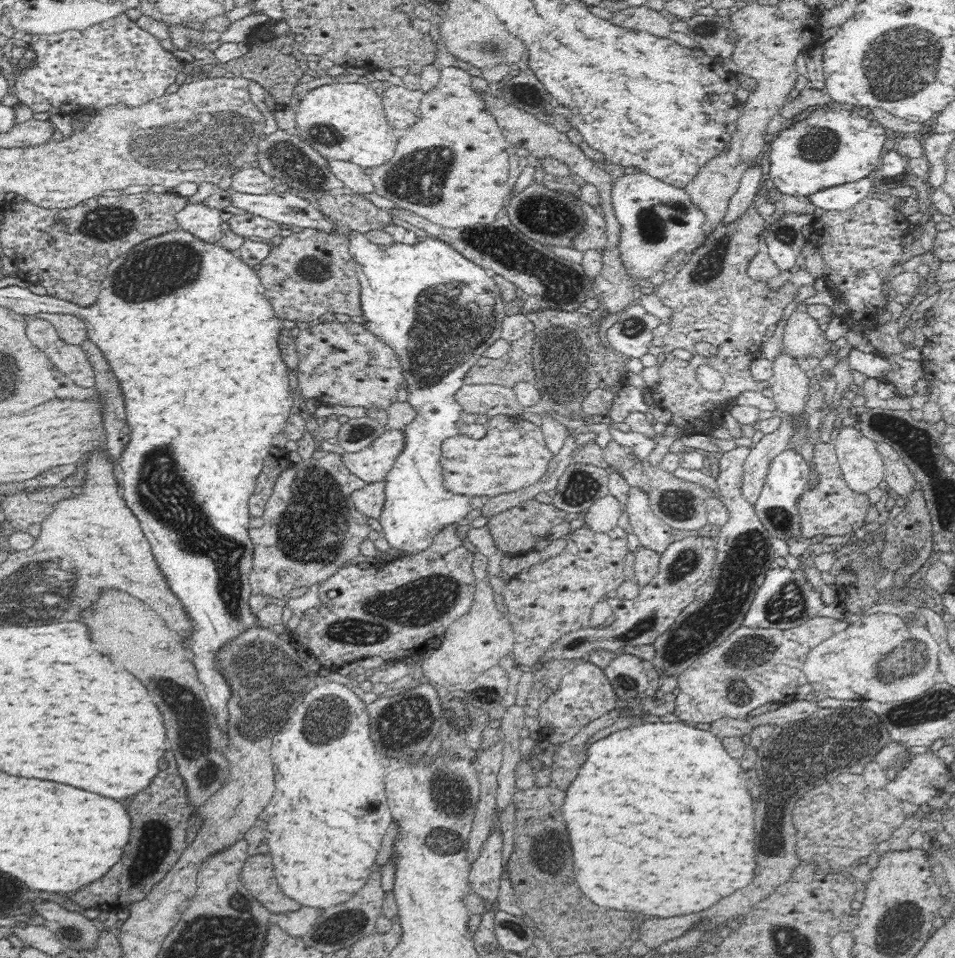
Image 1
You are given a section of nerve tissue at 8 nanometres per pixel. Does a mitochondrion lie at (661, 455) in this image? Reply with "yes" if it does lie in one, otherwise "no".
no

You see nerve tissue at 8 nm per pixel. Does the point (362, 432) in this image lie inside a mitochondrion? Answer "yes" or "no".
yes

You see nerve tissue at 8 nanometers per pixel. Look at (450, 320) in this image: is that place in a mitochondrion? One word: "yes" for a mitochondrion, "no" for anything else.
yes

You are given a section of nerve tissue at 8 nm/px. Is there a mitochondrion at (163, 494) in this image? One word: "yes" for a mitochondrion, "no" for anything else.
yes

